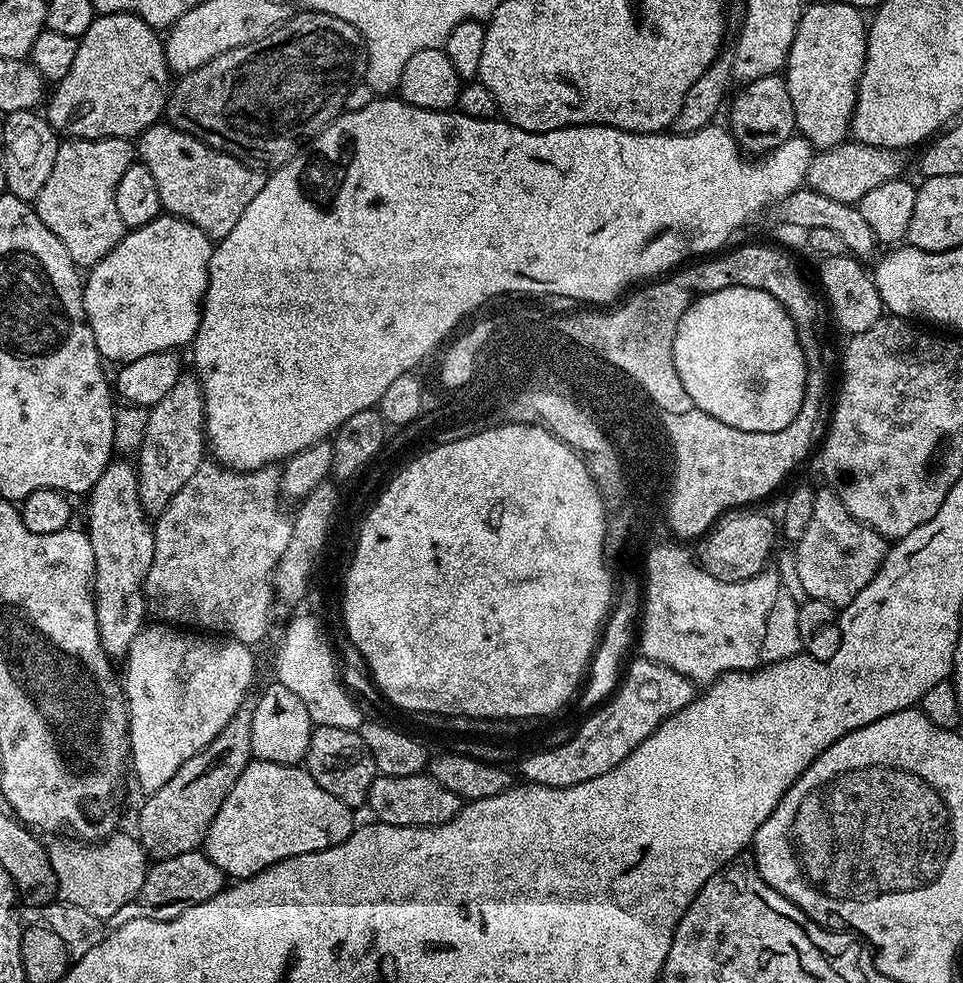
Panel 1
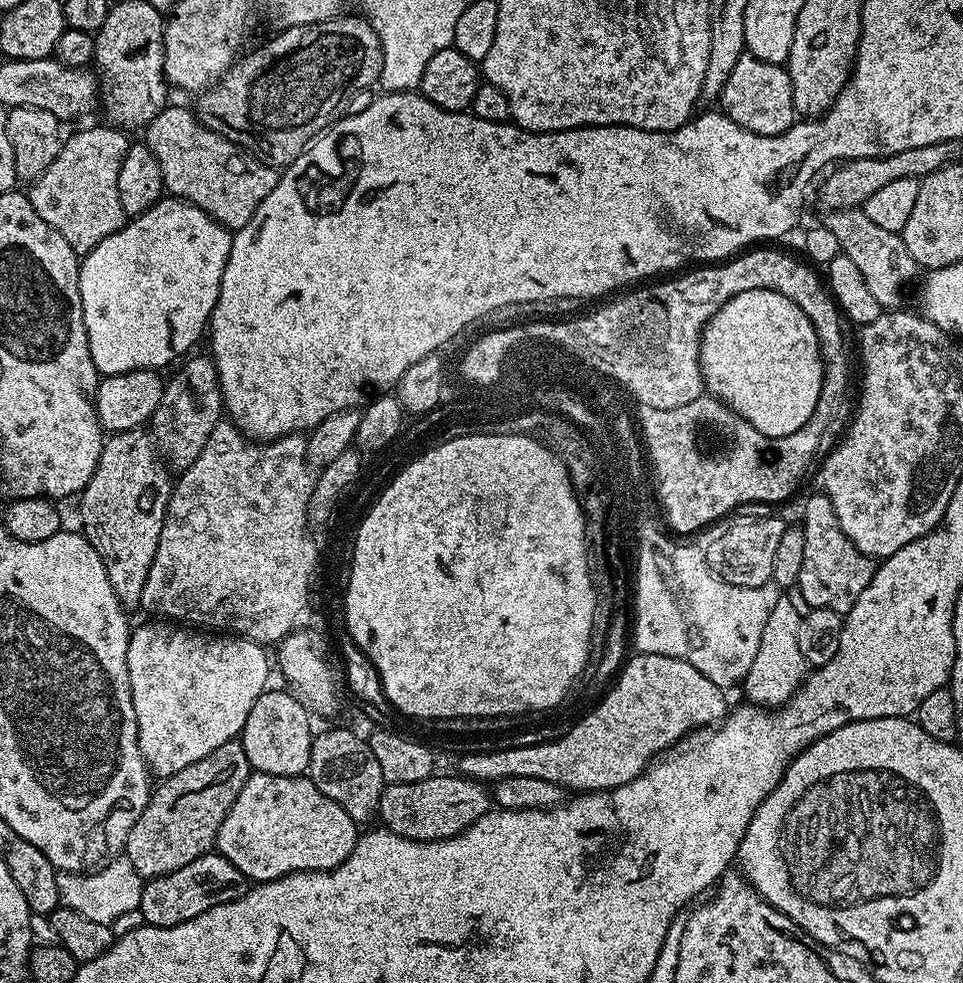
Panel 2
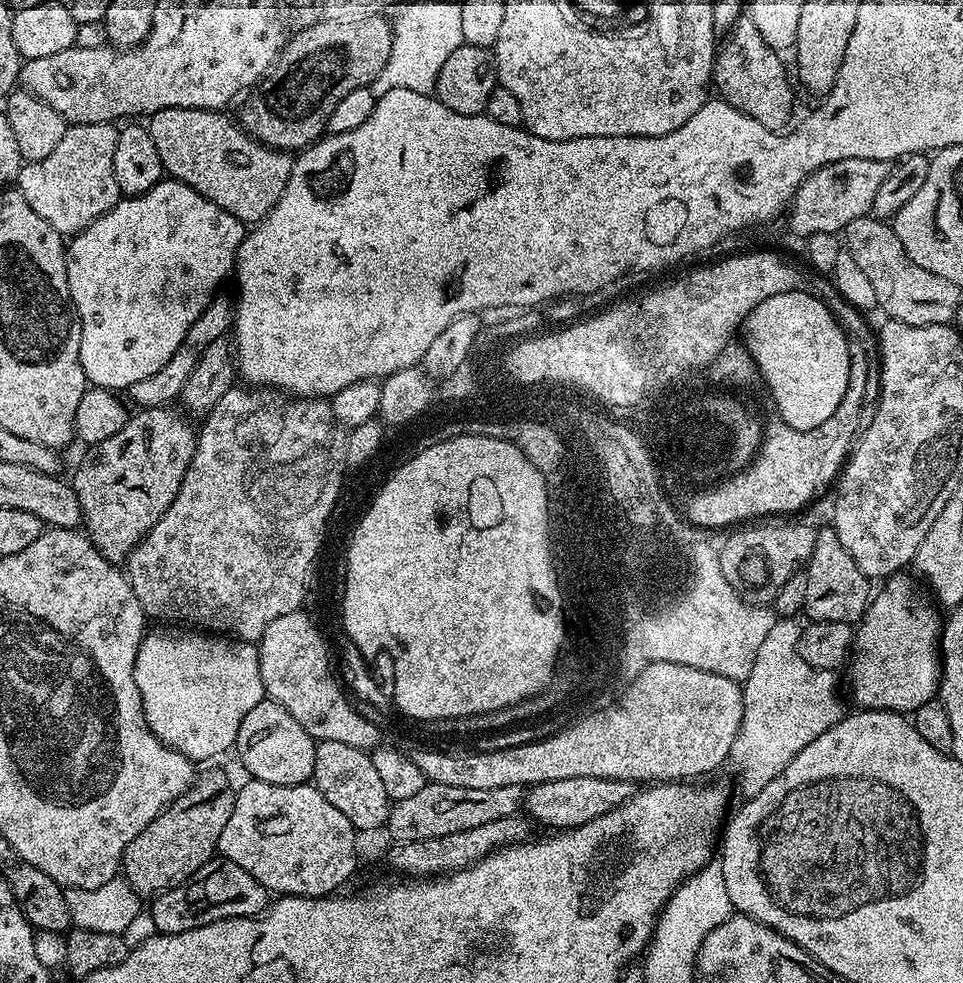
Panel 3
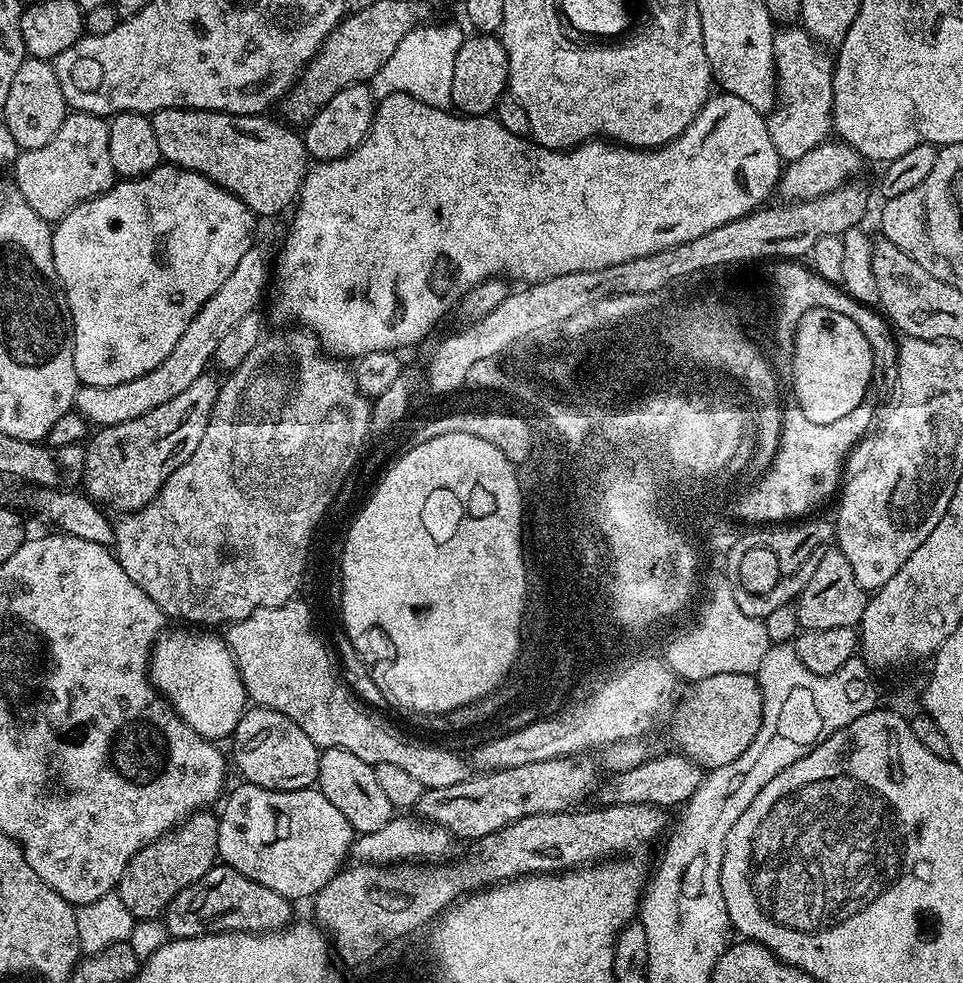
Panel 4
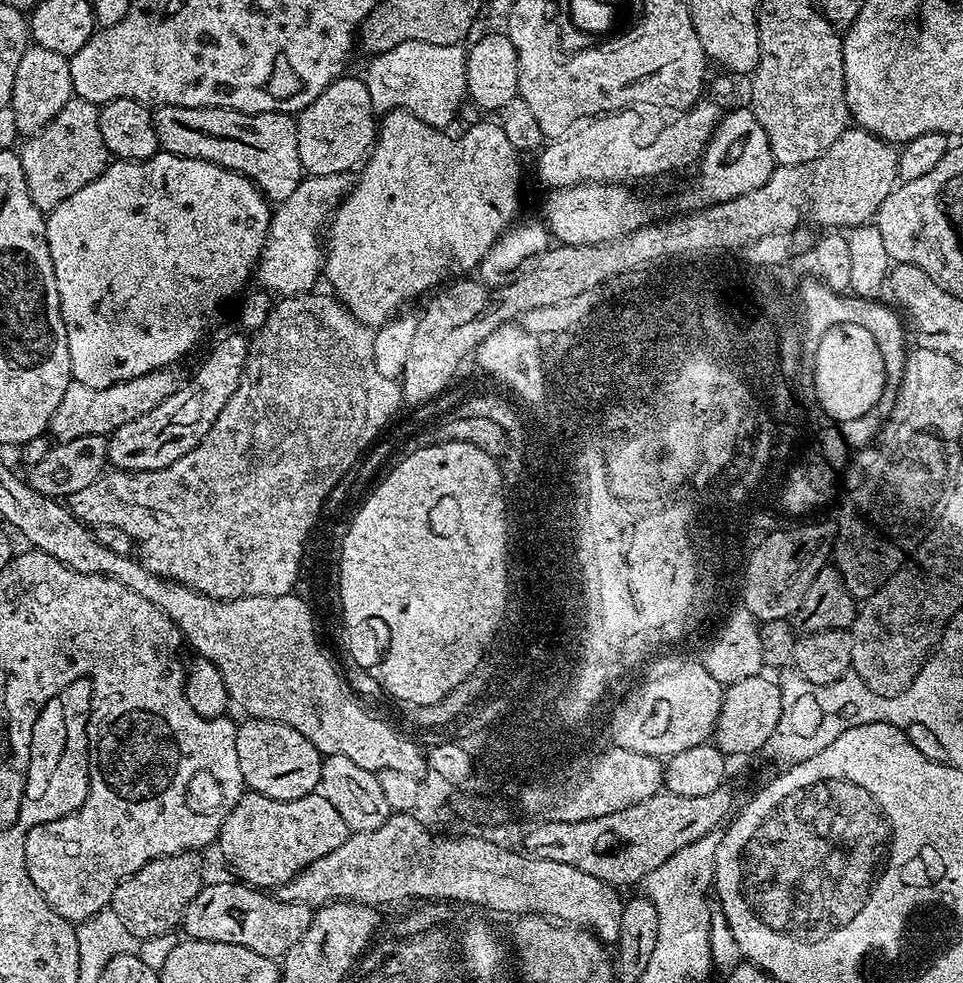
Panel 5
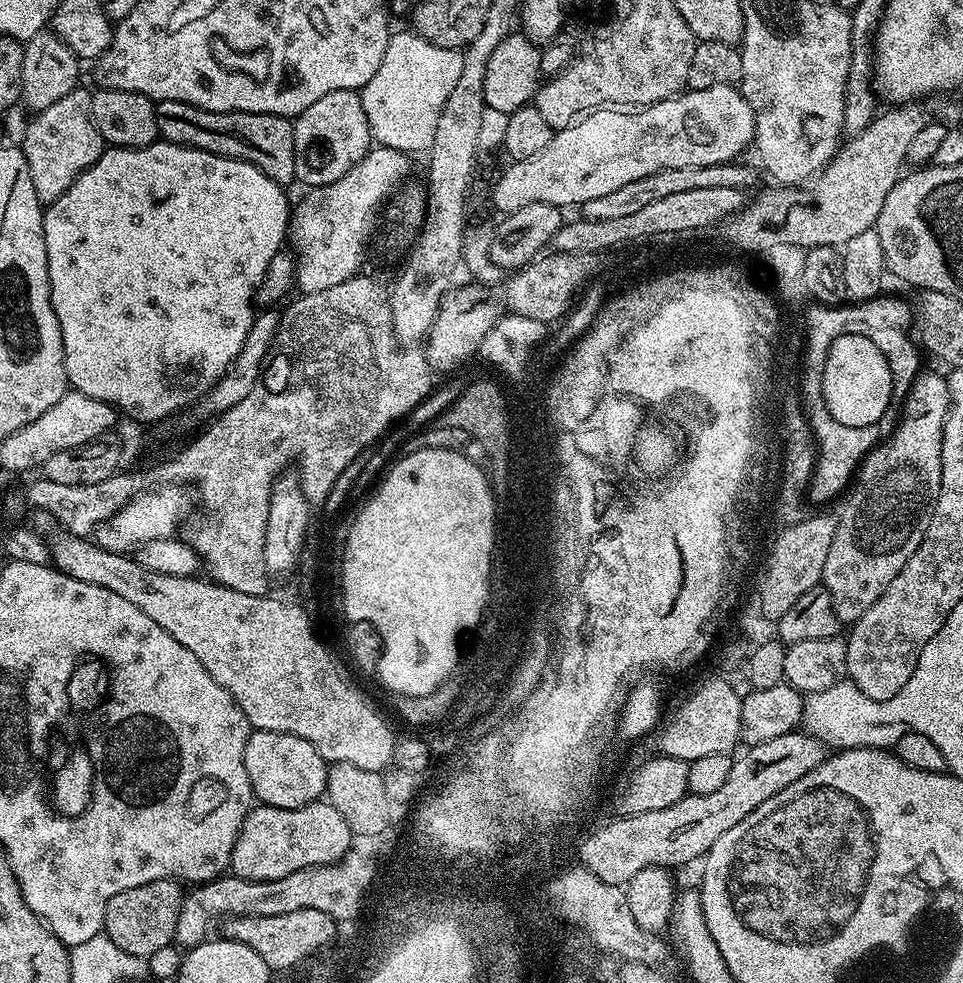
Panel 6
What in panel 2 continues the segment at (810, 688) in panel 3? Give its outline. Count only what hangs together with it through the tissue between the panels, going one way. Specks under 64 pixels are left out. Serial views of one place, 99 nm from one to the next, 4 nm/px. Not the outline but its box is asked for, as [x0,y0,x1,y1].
[742,594,806,710]

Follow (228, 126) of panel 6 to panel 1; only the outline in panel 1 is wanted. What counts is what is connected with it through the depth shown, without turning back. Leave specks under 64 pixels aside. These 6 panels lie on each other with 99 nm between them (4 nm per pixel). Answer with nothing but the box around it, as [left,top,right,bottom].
[134,122,266,242]

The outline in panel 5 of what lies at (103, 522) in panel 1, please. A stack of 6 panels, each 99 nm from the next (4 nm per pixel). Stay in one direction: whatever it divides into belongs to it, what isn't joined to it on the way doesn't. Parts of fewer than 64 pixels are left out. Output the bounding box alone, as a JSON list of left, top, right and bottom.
[108,331,250,472]

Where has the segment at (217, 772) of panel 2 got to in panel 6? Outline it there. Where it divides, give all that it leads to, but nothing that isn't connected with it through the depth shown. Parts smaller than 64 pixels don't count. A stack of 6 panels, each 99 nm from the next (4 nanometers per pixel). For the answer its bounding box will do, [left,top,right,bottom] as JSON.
[103,880,185,958]

